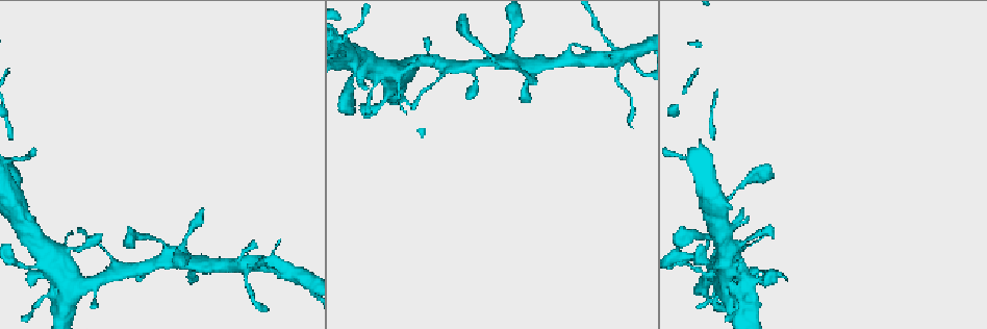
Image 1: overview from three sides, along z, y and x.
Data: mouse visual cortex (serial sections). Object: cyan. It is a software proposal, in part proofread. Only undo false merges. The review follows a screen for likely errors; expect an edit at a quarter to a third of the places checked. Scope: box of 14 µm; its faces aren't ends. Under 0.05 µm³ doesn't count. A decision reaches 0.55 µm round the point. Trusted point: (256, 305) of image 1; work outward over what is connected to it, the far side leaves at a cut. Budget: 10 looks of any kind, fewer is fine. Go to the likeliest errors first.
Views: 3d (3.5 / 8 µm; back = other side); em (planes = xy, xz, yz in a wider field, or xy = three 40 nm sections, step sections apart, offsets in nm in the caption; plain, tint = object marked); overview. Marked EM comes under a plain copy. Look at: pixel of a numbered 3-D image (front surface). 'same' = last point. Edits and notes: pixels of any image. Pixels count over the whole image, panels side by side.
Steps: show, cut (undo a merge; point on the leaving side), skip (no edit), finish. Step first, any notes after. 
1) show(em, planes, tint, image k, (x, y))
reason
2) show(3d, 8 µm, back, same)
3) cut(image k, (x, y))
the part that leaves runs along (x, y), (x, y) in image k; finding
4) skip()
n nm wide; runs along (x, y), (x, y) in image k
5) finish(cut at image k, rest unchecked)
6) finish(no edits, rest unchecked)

show(3d, 8 µm, back, image 1, (614, 61))
sharp bend

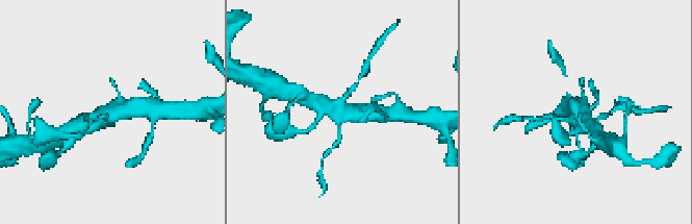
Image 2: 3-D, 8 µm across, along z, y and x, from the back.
show(3d, 3.5 µm, image 2, (109, 115))

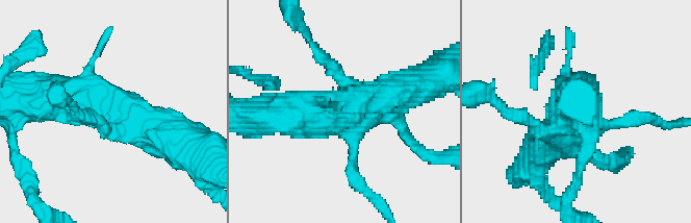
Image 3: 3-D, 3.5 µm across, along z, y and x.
show(em, xy, step 3, tint, image 3, (107, 114))

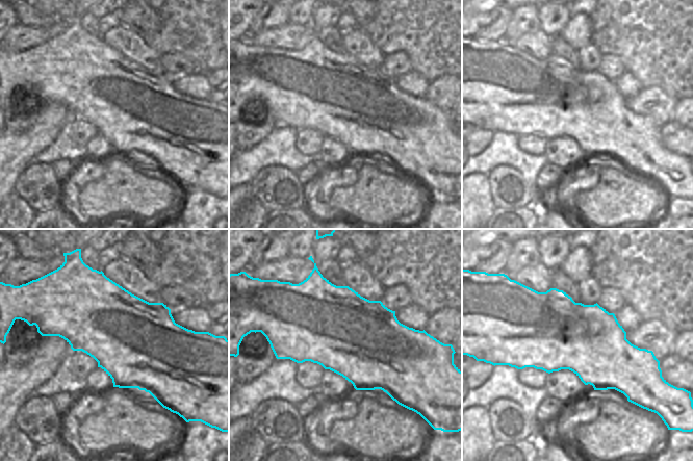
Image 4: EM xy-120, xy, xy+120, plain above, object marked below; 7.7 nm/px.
skip()
runs along (44, 96), (59, 93), (169, 134) in image 3; one cell here

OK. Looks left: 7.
show(3d, 3.5 µm, back, image 1, (498, 62))
a fork

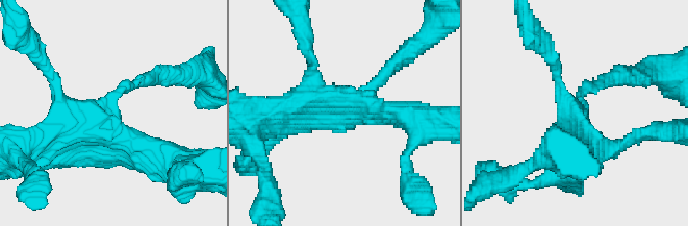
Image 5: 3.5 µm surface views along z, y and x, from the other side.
show(em, xy, step 1, tint, image 5, (336, 115))
3 arms; arms of 150, 300, 350 nm; need the tissue

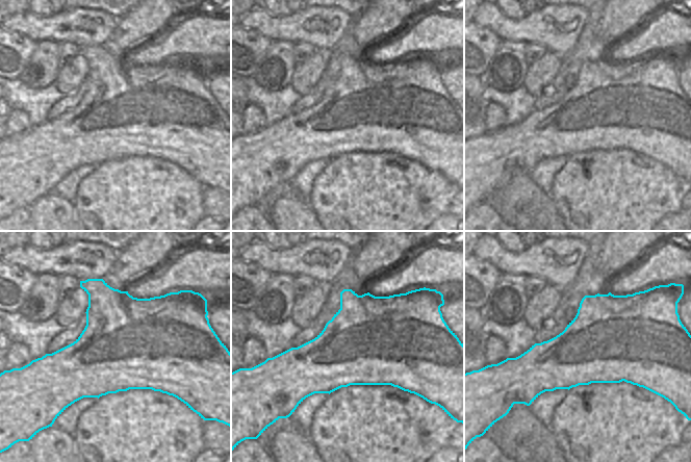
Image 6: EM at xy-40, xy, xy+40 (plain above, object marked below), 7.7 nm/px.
show(em, xy, step 5, tint, same)

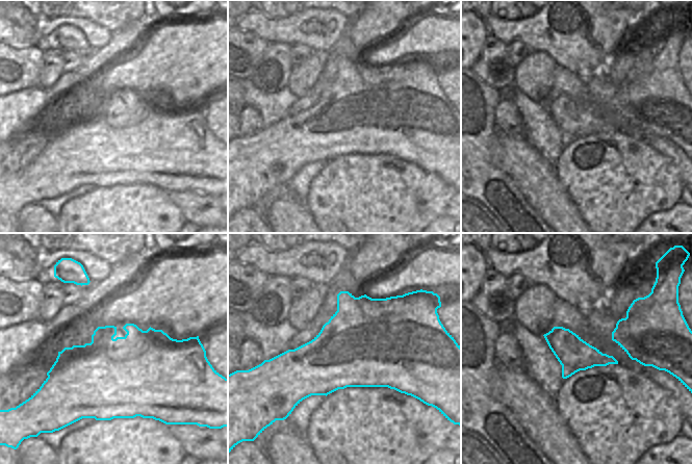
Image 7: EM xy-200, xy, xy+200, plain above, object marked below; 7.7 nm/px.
skip()
runs along (39, 140), (108, 130), (167, 162) in image 5; all the same cell

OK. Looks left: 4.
show(3d, 3.5 µm, image 1, (64, 287))
abrupt turn

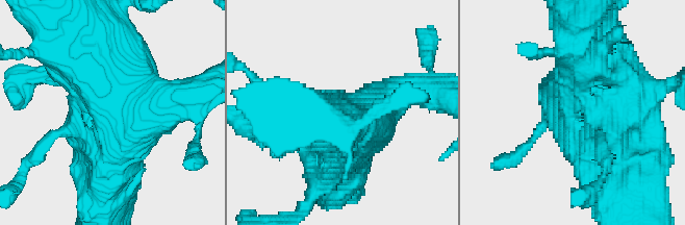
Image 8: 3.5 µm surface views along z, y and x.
show(em, xy, step 2, tint, image 8, (116, 108))
need the tissue

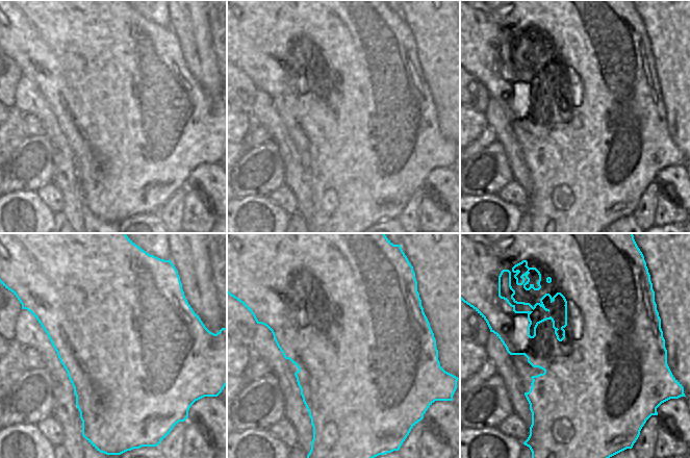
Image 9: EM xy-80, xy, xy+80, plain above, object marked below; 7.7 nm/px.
show(em, xy, step 5, tint, same)

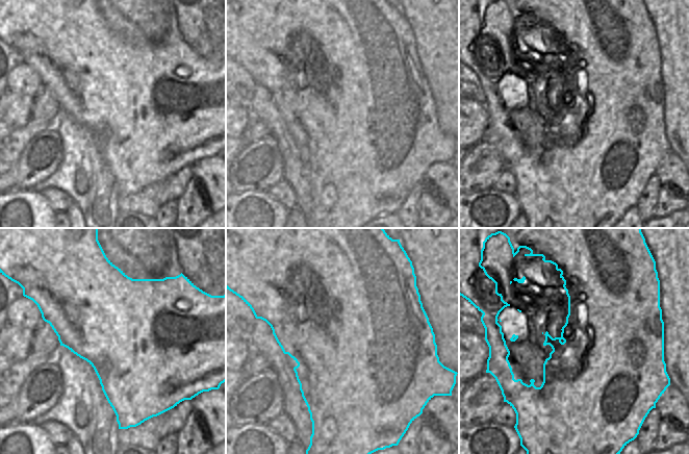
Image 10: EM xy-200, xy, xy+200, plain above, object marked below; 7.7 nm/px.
skip()
runs along (208, 85), (144, 105), (116, 48) in image 8; one cell here

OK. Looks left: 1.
finish(no edits, rest unchecked)

